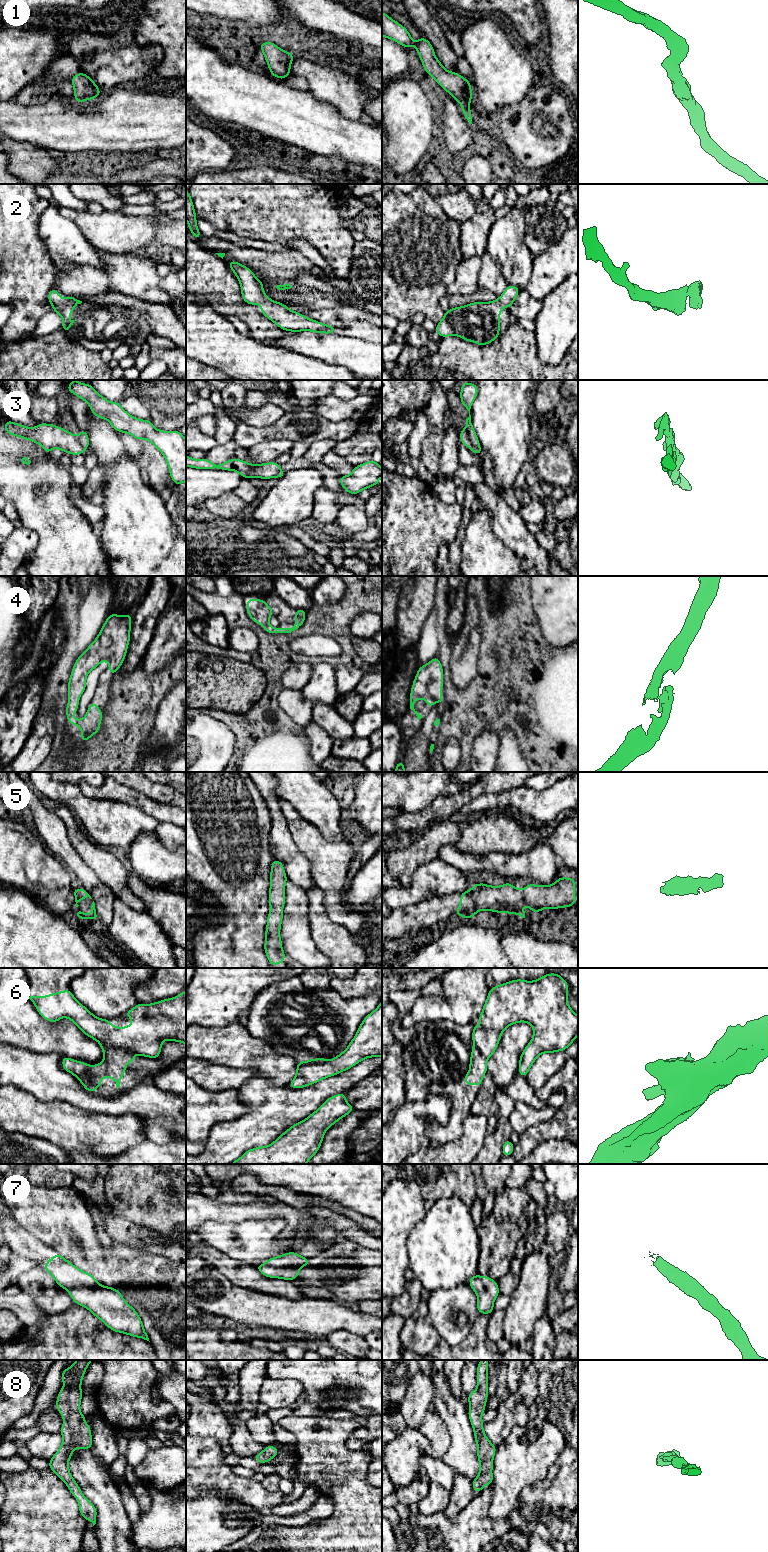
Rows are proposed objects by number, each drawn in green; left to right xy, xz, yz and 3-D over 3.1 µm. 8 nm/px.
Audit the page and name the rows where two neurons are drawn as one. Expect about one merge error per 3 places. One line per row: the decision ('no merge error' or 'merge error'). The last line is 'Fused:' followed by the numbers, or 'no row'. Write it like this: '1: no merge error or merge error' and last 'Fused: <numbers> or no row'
1: no merge error
2: no merge error
3: merge error
4: no merge error
5: no merge error
6: merge error
7: no merge error
8: no merge error
Fused: 3, 6

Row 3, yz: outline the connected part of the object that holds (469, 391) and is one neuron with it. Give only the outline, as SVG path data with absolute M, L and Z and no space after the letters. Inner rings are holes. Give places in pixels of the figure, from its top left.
M461 383L460 399L462 405L469 411L469 417L466 419L466 430L469 438L476 449L481 450L479 440L471 422L470 409L478 394L478 387L475 383Z

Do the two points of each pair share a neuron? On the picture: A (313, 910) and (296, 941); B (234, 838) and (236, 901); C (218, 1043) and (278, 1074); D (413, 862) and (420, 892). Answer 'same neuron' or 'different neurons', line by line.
A: different neurons
B: same neuron
C: same neuron
D: different neurons

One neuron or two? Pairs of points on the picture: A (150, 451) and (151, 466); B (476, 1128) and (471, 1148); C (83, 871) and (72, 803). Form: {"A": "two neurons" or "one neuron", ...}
{"A": "one neuron", "B": "one neuron", "C": "two neurons"}

